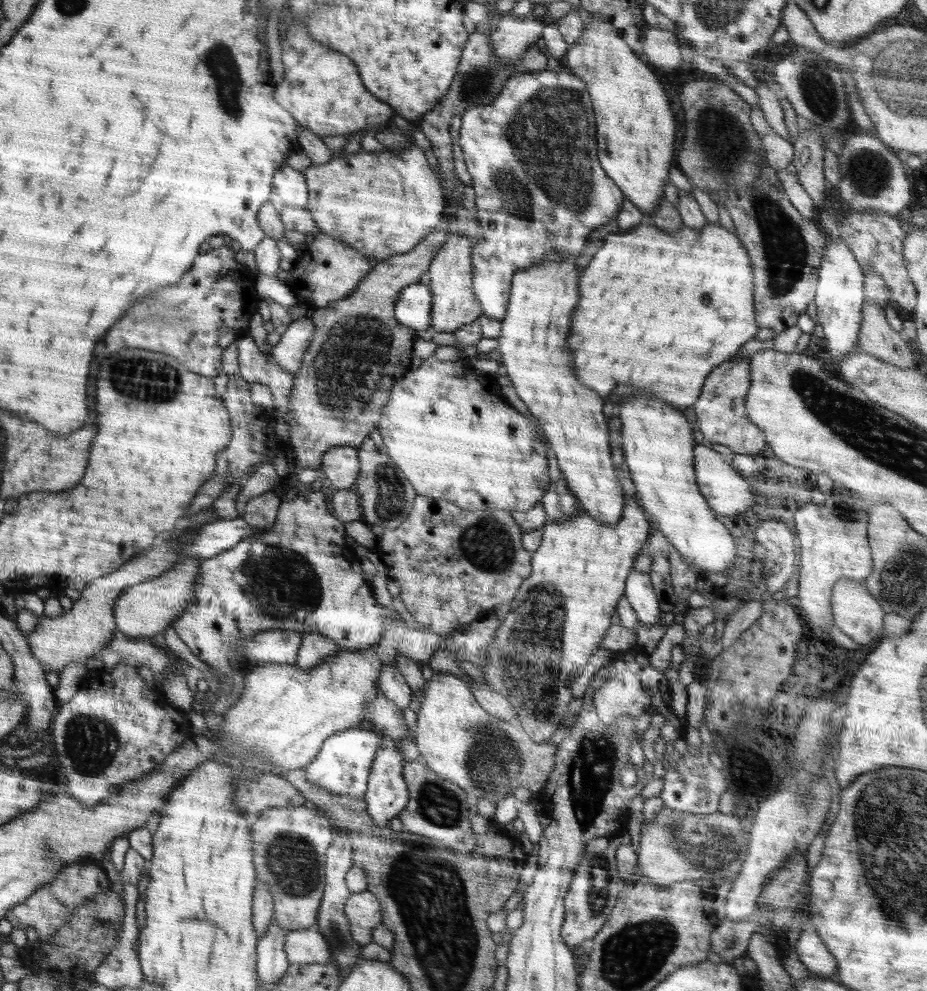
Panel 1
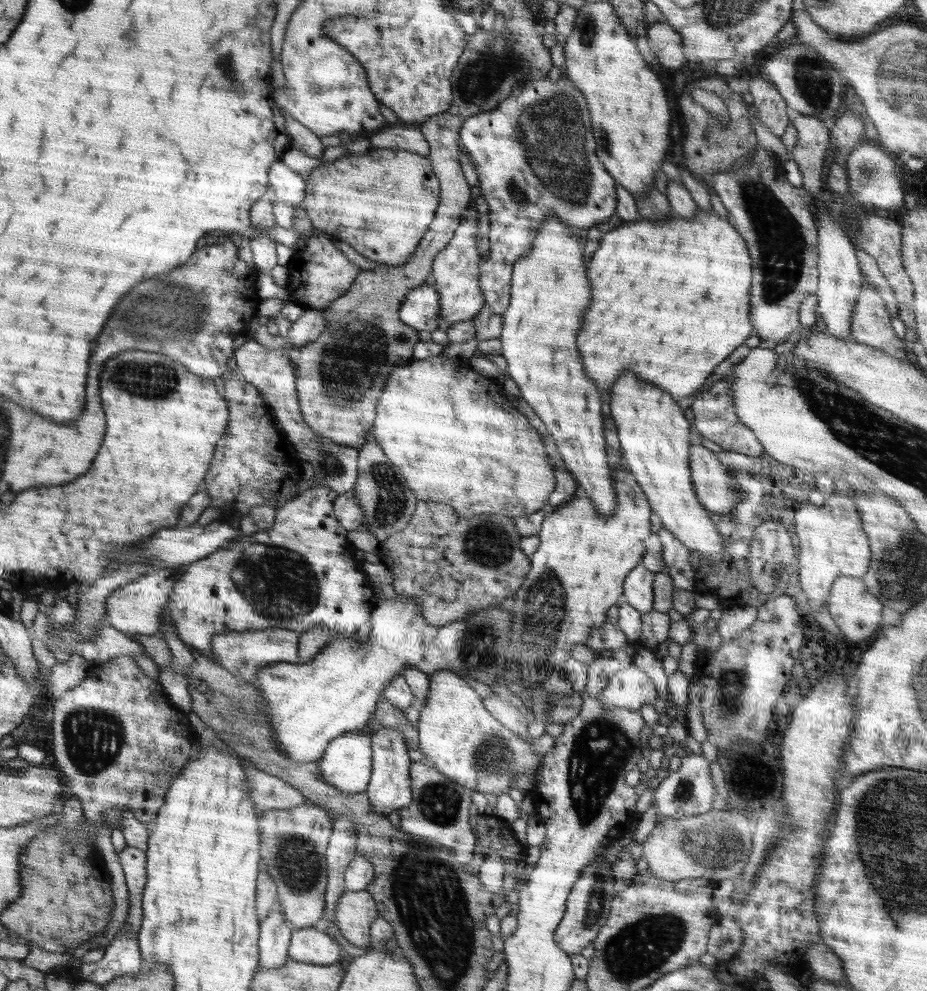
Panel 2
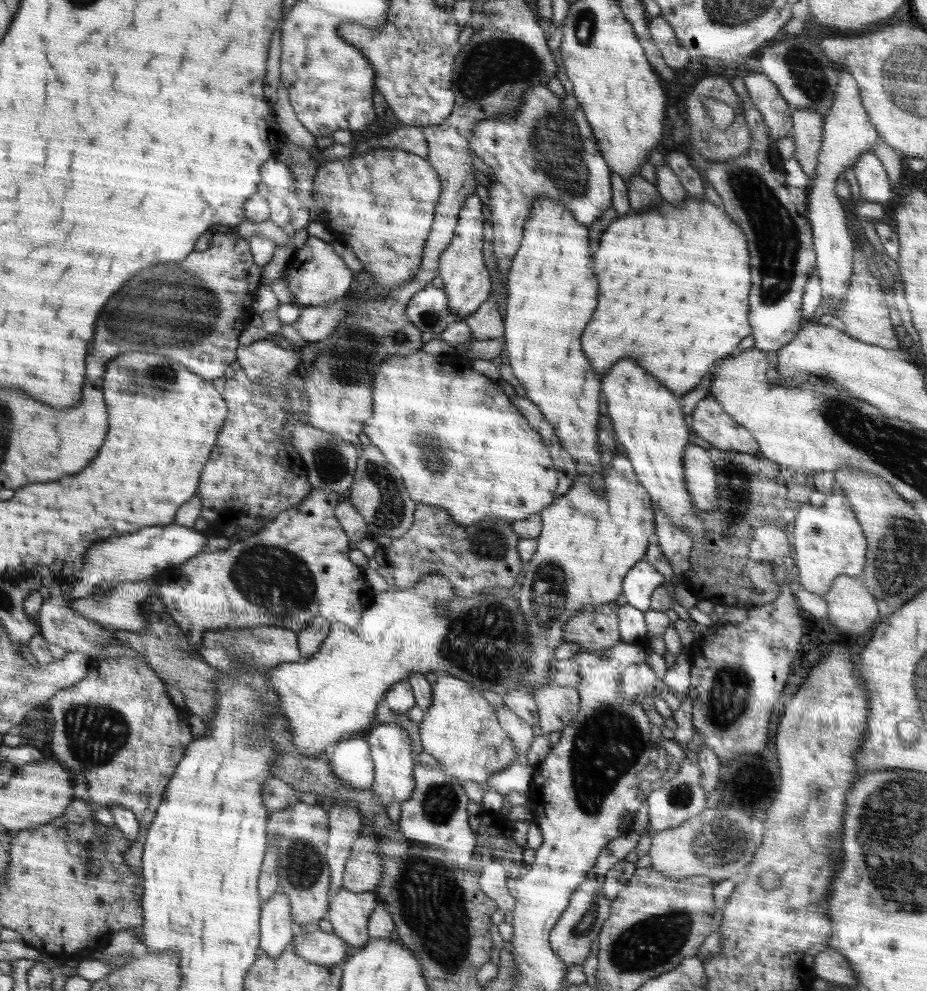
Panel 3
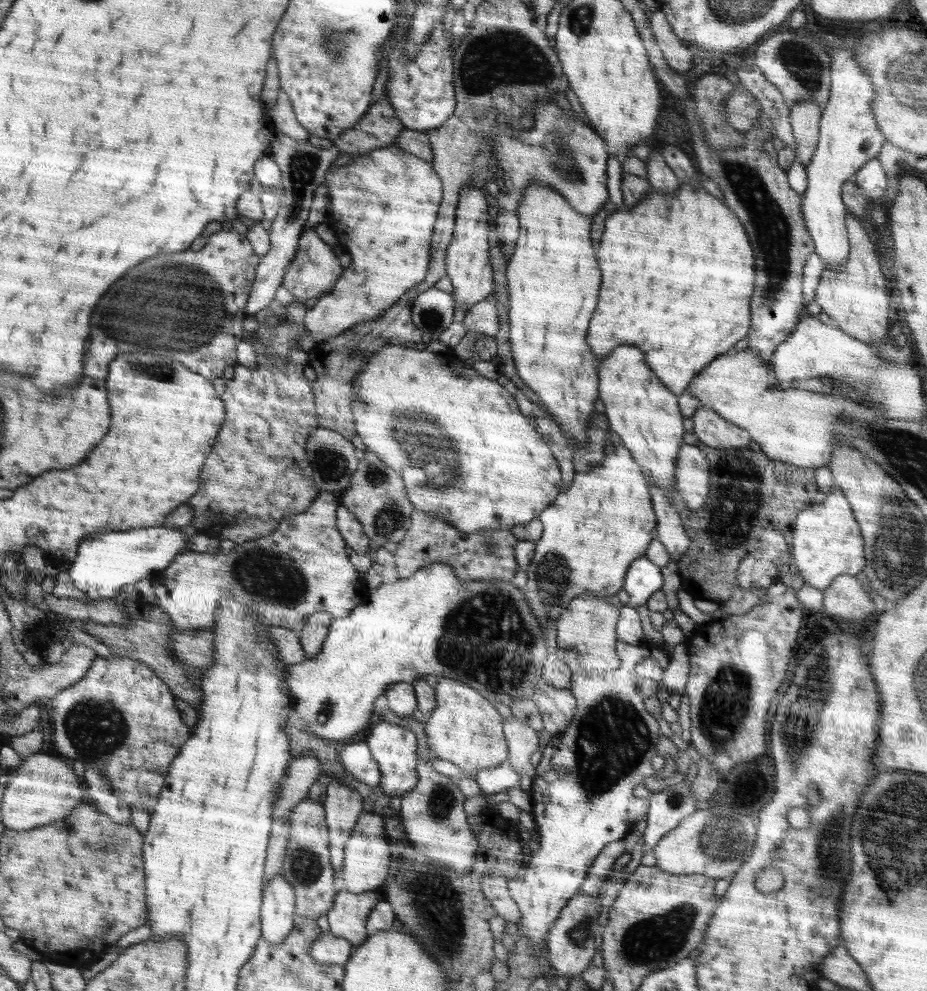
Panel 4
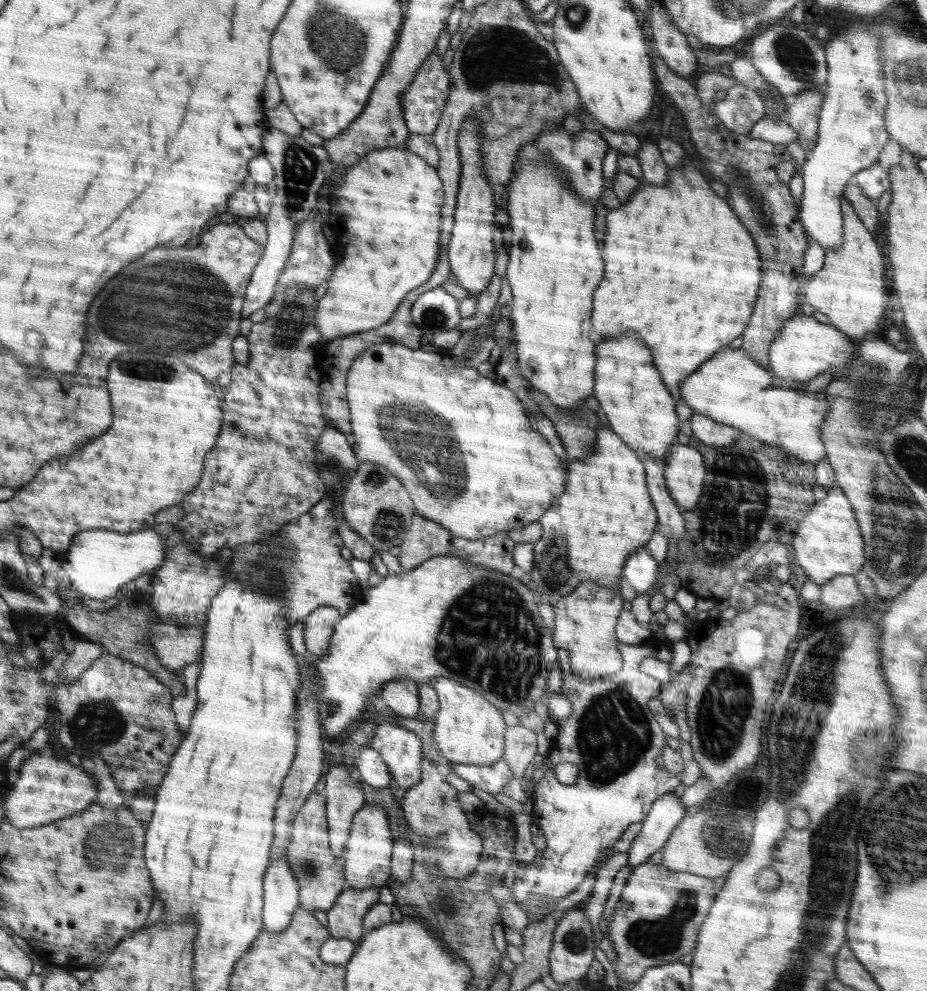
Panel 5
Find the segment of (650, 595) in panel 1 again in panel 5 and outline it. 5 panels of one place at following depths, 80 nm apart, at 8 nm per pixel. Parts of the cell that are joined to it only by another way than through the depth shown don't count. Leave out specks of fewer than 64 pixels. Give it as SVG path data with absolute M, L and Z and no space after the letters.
M644 546L628 556L622 576L625 584L633 586L638 595L643 595L655 585L658 571L658 563L647 551L647 546Z

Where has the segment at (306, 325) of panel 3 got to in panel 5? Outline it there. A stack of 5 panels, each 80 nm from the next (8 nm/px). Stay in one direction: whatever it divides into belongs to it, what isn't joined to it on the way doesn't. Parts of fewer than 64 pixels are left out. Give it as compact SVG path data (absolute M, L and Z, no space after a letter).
M383 148L377 151L368 151L366 156L363 156L358 162L350 168L347 168L347 170L348 172L345 172L343 175L344 182L339 182L342 186L338 186L338 190L336 190L336 204L334 204L334 208L332 208L332 212L330 212L330 224L332 224L332 226L338 226L338 222L340 222L340 228L348 234L348 246L346 246L346 254L344 254L342 263L336 264L336 270L334 270L334 274L330 276L330 280L327 282L328 292L326 292L324 298L317 303L315 316L313 316L312 319L312 324L316 324L316 328L318 328L318 332L320 332L322 343L352 335L358 331L370 331L388 323L388 320L392 318L392 315L395 313L395 310L398 309L404 297L412 290L419 288L420 284L424 284L424 282L430 279L439 258L441 208L443 205L444 191L437 169L406 148Z

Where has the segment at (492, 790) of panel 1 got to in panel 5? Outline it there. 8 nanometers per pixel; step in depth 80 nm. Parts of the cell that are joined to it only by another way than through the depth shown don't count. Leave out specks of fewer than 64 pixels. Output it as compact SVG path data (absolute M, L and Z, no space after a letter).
M436 677L434 690L439 698L439 709L432 720L435 724L432 740L443 758L452 764L476 766L490 766L503 759L507 725L501 710L494 708L480 693L455 680Z

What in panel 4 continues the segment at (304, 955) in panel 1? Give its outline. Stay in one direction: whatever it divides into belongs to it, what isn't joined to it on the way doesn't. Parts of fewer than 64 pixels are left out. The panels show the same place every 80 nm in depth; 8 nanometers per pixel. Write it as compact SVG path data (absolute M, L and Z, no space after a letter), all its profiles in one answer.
M321 934L309 953L316 962L325 965L345 965L354 945L346 939L330 934Z

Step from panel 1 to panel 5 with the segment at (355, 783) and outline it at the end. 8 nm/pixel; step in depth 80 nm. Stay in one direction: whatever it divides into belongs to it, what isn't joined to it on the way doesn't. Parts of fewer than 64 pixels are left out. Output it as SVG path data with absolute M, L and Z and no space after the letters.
M360 747L354 755L354 766L361 781L366 782L372 787L389 788L391 786L390 774L386 764L382 762L380 754L369 747Z

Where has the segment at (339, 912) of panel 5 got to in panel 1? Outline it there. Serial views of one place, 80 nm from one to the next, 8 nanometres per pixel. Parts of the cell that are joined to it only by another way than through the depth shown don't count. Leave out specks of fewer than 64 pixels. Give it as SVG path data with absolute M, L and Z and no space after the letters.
M368 891L351 893L347 898L345 915L352 938L362 947L373 942L373 930L382 923L379 900Z

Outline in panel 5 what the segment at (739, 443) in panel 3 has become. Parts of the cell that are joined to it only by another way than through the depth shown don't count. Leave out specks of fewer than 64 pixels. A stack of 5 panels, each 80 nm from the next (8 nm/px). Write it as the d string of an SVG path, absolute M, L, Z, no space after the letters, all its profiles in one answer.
M694 413L689 420L694 437L713 447L723 447L739 439L741 430Z

